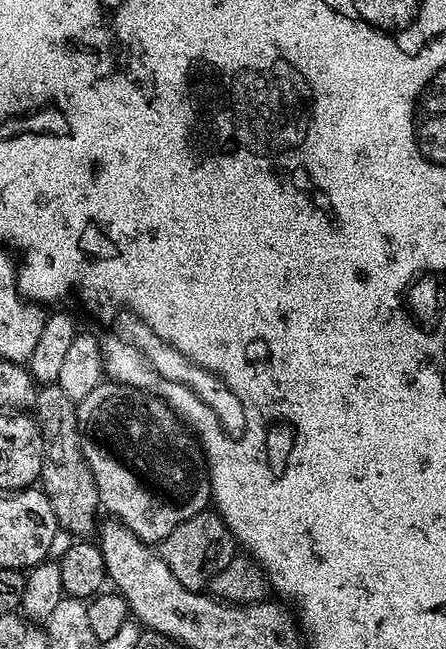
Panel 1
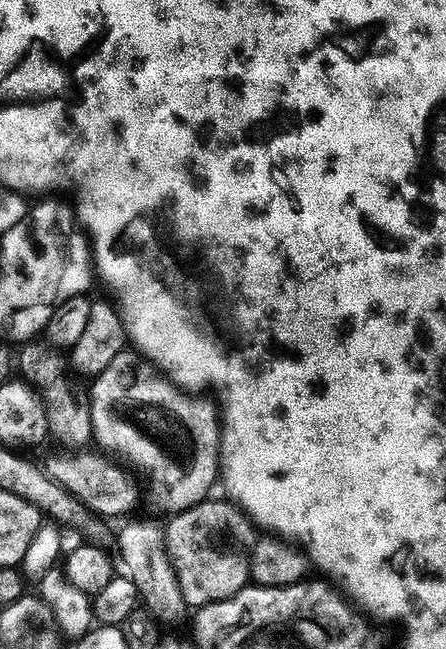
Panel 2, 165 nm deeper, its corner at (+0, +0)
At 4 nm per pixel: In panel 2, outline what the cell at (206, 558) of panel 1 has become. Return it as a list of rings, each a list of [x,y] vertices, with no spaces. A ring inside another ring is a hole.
[[[197,504],[184,512],[175,513],[169,520],[172,521],[163,525],[165,546],[182,590],[182,598],[186,598],[189,609],[199,610],[205,604],[225,600],[244,589],[250,580],[247,559],[220,549],[215,528],[200,524],[200,508]]]

